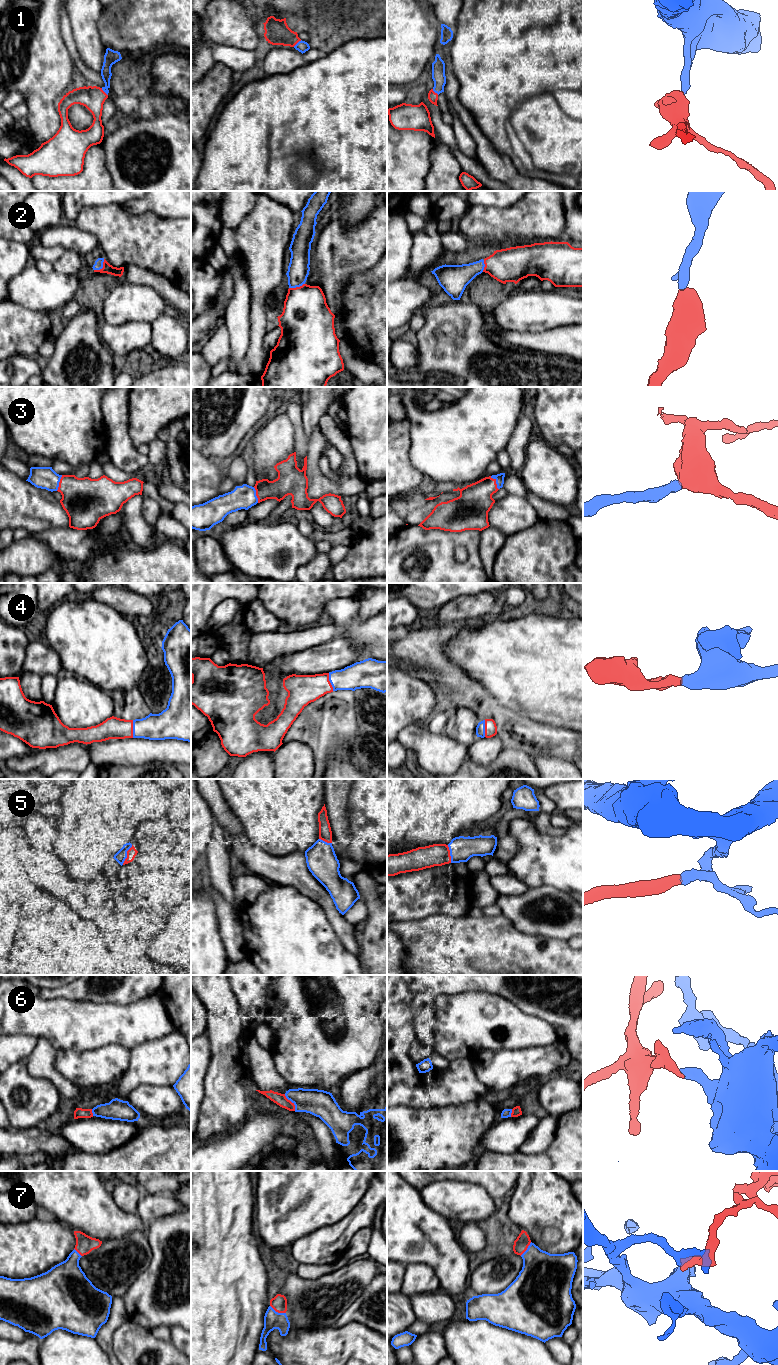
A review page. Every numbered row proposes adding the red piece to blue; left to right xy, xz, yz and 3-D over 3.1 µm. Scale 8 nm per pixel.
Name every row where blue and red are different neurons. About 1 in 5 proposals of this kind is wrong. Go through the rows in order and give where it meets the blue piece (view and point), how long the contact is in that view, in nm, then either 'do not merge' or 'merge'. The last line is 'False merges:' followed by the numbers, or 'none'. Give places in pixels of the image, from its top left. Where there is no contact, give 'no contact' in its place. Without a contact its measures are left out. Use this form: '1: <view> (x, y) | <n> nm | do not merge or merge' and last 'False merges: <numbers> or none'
1: xz (298, 42) | 90 nm | merge
2: xy (102, 267) | 130 nm | merge
3: yz (496, 482) | 130 nm | merge
4: xy (133, 729) | 140 nm | merge
5: xy (126, 855) | 180 nm | merge
6: xz (291, 1101) | 160 nm | merge
7: xz (277, 1312) | 140 nm | merge
False merges: none

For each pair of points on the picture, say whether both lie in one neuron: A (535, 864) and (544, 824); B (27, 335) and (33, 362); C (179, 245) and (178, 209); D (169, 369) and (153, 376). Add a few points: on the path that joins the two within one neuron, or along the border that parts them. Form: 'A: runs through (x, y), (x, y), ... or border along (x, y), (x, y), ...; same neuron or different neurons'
A: border along (533, 823), (542, 833), (561, 834), (565, 830); different neurons
B: border along (36, 356), (14, 354), (10, 357); different neurons
C: border along (155, 214), (161, 217), (180, 218); different neurons
D: runs through (165, 373), (162, 376), (157, 376); same neuron

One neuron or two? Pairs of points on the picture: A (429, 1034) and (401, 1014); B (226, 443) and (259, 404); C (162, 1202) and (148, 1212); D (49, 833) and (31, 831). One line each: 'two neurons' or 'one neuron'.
A: two neurons
B: one neuron
C: one neuron
D: one neuron

